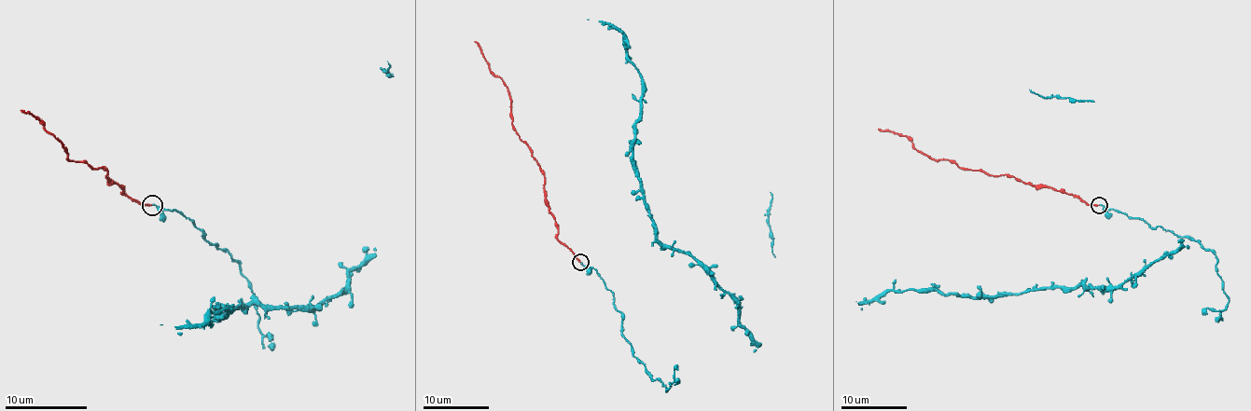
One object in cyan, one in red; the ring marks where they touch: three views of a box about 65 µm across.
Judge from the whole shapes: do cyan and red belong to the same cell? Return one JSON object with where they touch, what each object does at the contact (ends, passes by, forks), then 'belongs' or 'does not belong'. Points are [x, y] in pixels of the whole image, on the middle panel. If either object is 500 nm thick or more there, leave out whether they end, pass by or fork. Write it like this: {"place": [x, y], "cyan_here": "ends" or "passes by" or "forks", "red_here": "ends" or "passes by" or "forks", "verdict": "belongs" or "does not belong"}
{"place": [580, 262], "cyan_here": "ends", "red_here": "ends", "verdict": "belongs"}

